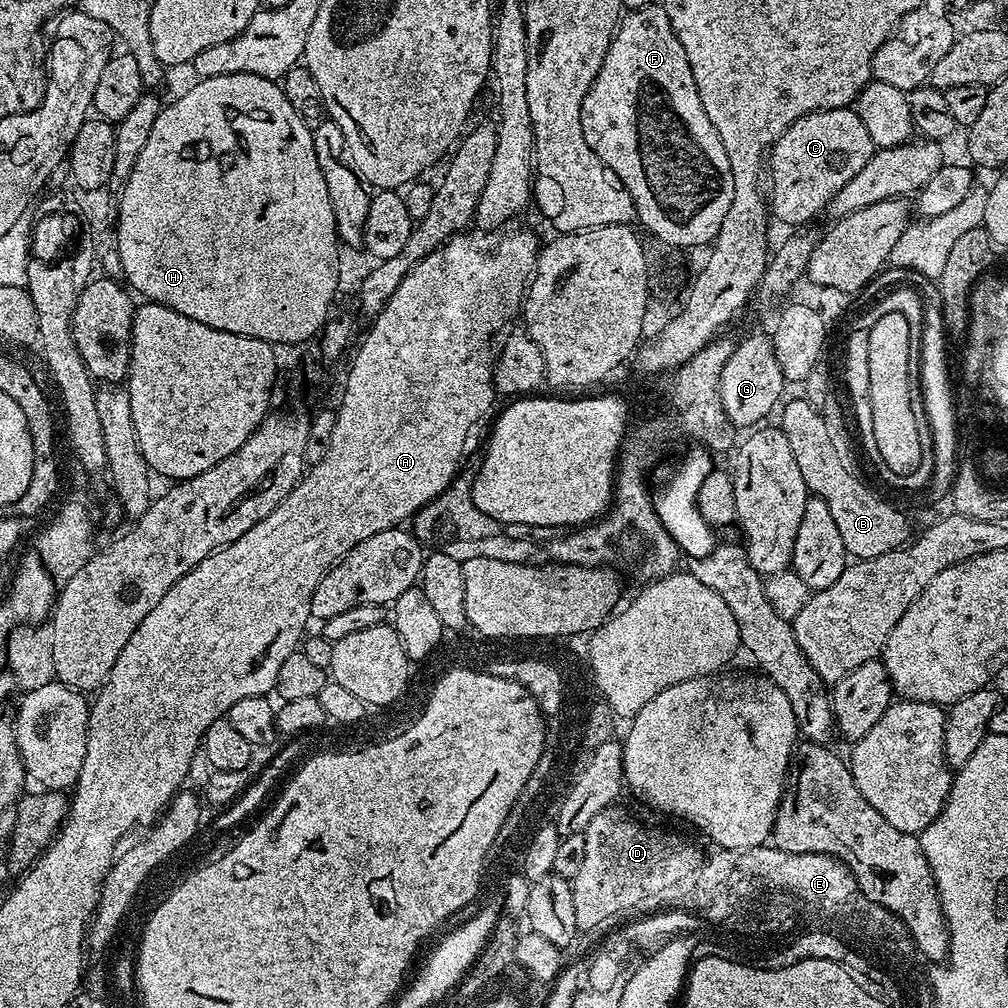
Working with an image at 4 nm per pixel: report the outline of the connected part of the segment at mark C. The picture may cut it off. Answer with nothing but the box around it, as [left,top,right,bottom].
[766,107,876,226]

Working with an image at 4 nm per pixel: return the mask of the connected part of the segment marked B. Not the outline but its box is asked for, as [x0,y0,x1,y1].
[778,398,909,560]

